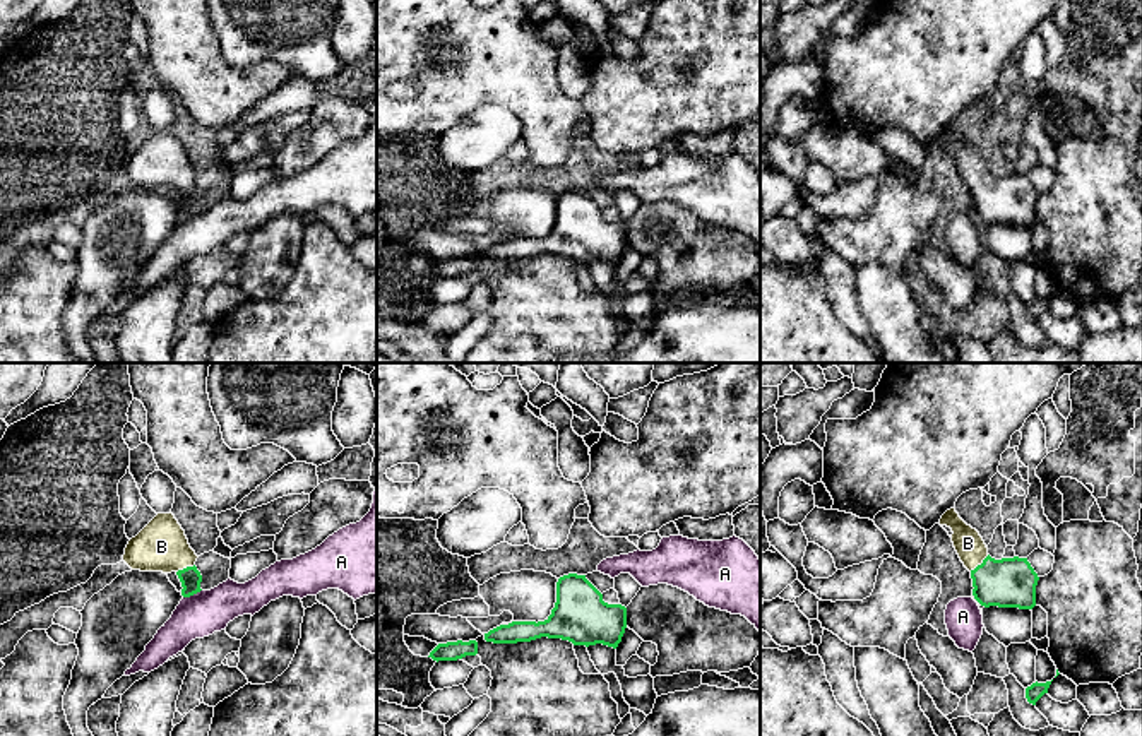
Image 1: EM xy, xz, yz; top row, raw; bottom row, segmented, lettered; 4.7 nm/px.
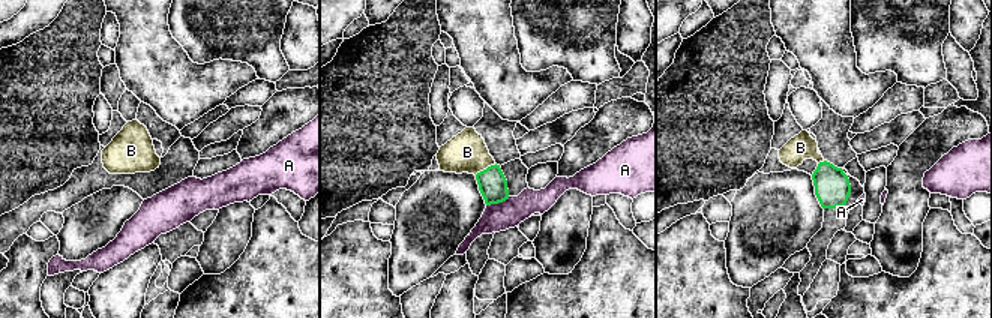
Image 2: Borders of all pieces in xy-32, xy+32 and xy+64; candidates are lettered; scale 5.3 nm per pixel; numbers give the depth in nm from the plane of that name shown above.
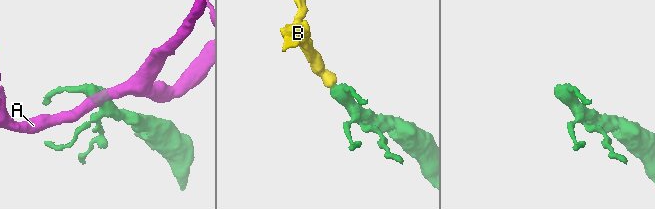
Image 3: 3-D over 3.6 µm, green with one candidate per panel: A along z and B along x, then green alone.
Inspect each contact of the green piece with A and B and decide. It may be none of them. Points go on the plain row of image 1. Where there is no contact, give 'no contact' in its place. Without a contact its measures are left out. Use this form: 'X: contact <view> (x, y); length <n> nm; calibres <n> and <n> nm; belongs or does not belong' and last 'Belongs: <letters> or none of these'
A: contact xy (192, 211); length 100 nm; calibres 100 and 200 nm; does not belong
B: contact yz (978, 182); length 120 nm; calibres 240 and 140 nm; belongs
Belongs: B

